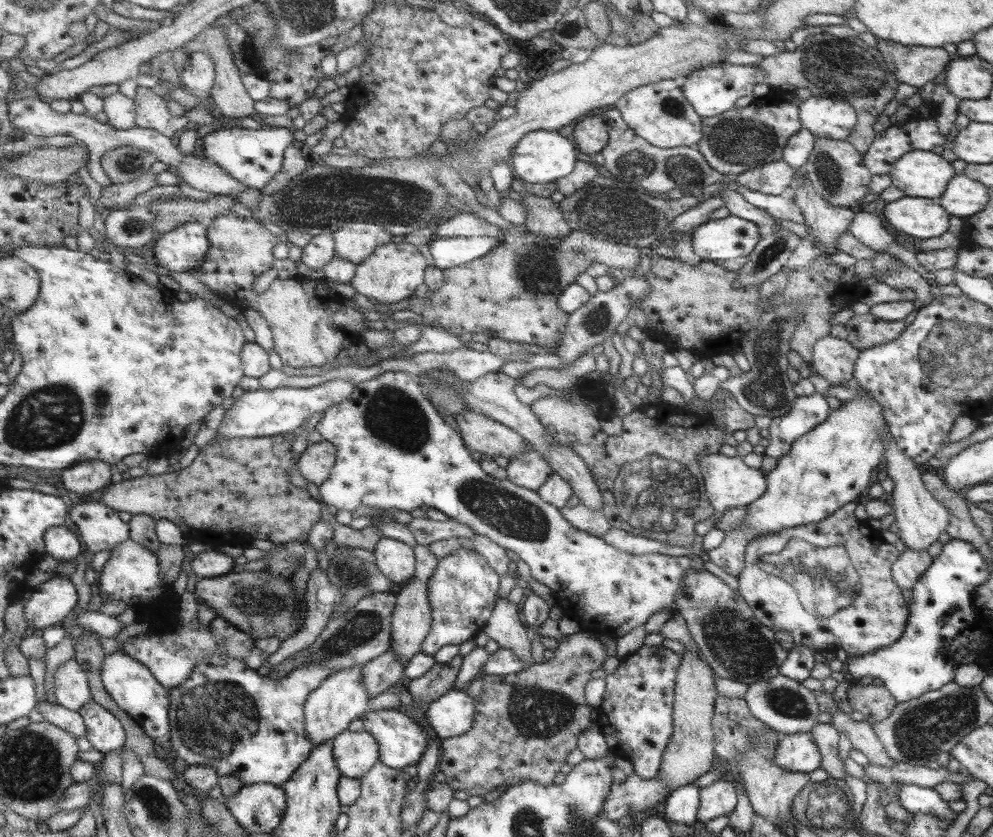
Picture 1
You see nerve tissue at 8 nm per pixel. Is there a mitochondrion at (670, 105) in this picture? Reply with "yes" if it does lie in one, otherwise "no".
yes

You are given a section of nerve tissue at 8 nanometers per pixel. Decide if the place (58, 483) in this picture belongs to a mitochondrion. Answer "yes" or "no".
no

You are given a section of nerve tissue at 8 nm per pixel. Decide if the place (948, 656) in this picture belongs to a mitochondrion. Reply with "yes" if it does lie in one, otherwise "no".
no

